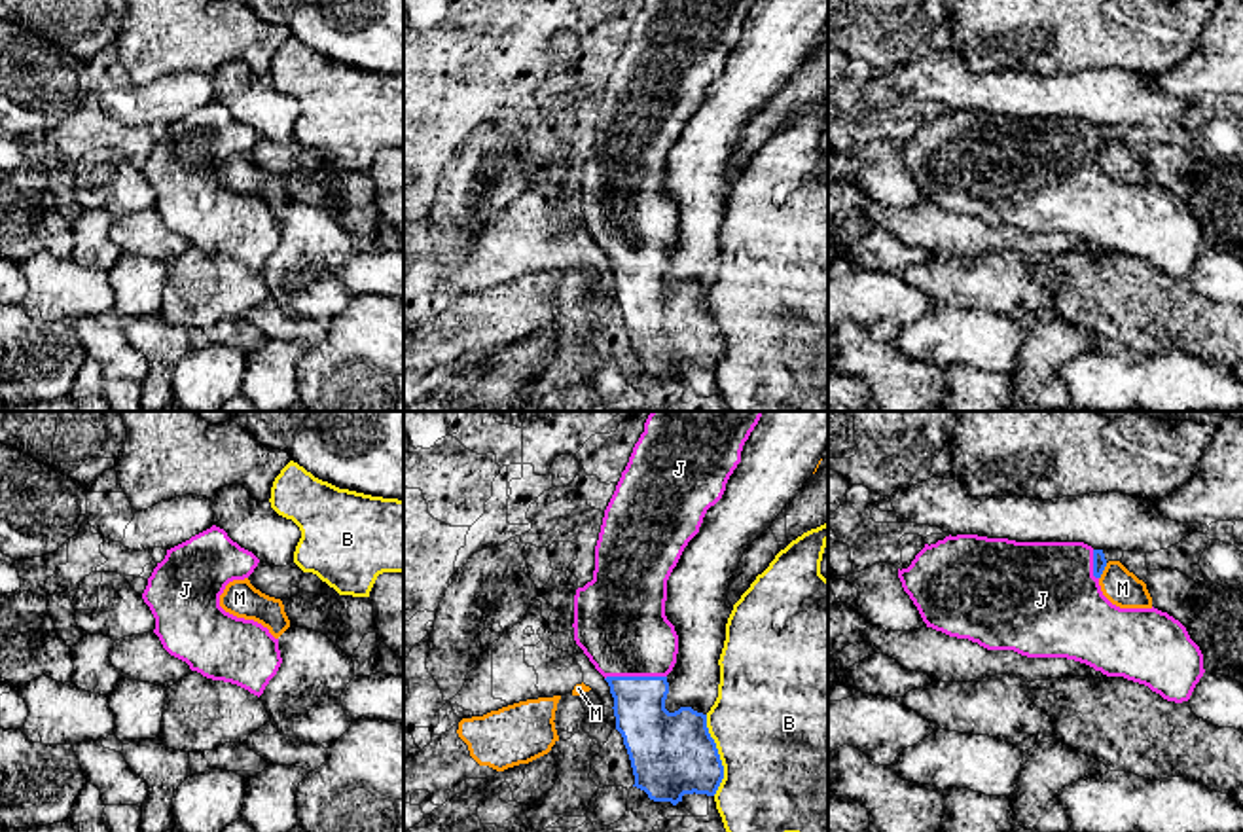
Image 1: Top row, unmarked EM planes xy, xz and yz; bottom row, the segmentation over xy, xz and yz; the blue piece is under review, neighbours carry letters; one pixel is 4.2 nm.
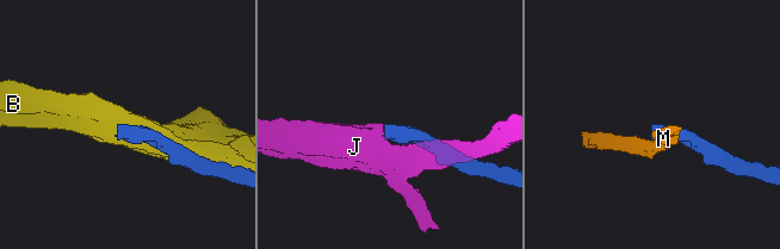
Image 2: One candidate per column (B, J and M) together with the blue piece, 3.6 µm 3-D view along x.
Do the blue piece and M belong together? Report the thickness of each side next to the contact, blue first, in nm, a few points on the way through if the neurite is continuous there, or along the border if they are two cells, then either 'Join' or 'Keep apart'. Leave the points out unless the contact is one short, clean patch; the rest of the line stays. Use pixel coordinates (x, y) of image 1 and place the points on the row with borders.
Thickness 60 nm (blue) against 160 nm. Boundary: yz (1107, 563), (1099, 578). Keep apart

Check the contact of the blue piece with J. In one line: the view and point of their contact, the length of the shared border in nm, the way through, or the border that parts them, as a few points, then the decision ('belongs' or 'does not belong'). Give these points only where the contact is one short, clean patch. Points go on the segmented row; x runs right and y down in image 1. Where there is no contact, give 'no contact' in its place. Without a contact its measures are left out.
xz (635, 677) | 260 nm | belongs

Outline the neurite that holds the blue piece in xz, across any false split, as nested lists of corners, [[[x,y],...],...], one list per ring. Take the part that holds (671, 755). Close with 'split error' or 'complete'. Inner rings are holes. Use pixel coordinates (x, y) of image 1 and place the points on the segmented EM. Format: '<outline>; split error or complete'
[[[652,411],[604,510],[593,580],[574,595],[574,641],[610,686],[633,787],[654,802],[676,805],[684,794],[714,796],[724,779],[707,714],[692,707],[665,709],[667,675],[678,654],[678,635],[665,616],[667,580],[707,510],[722,498],[762,413]]]; split error

